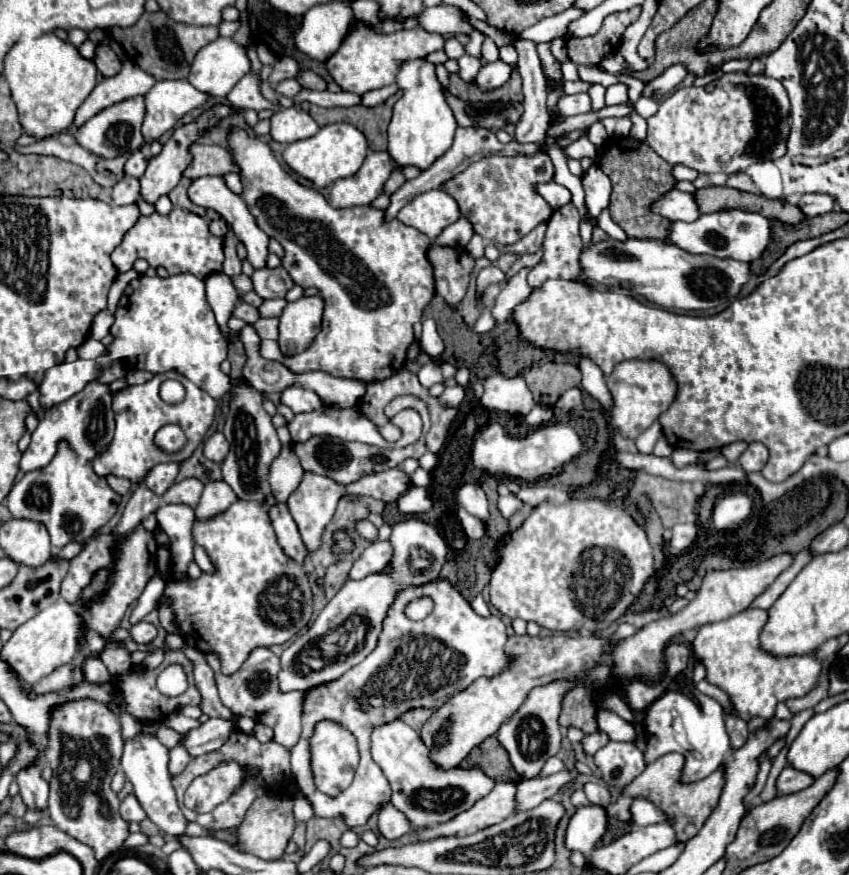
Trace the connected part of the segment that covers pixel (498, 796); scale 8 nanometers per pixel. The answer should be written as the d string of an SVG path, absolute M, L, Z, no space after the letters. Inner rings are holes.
M496 783L490 795L480 799L472 809L460 813L458 817L442 823L438 827L420 827L416 829L418 839L432 839L440 835L472 835L480 829L492 827L516 811L516 785L514 783Z

